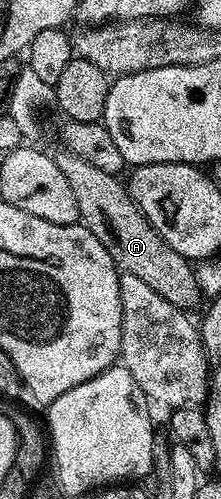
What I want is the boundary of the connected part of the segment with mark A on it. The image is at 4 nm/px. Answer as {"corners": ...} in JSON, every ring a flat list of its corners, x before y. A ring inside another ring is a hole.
{"corners":[[63,149,58,153,53,156,54,162,72,188,79,220,104,244,104,249,112,256,119,272,135,275,161,298,181,309,189,309,202,299,197,272,189,258,170,247,148,223,147,217,136,207,127,192,125,184,115,174,102,171,78,155]]}

